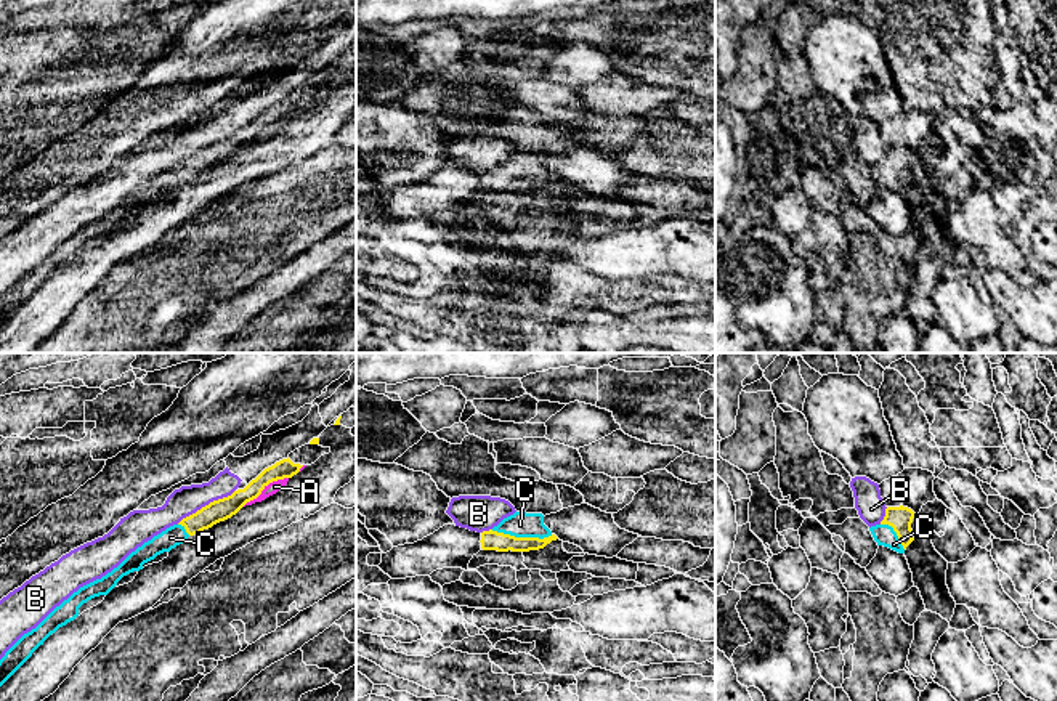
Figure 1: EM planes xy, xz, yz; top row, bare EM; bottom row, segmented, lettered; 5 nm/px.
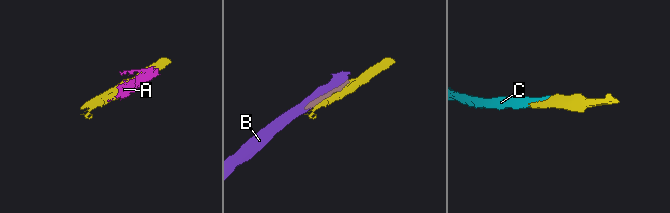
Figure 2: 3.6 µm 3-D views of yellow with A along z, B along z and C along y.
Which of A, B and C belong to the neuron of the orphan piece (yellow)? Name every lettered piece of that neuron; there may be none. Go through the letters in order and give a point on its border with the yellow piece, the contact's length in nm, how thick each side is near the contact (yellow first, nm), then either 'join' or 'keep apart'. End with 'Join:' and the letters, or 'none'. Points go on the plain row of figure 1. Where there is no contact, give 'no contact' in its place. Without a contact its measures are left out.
A: contact xy (263, 129); length 280 nm; calibres 110 and 60 nm; keep apart
B: contact xy (206, 146); length 340 nm; calibres 110 and 150 nm; keep apart
C: contact xz (522, 178); length 320 nm; calibres 100 and 130 nm; join
Join: C

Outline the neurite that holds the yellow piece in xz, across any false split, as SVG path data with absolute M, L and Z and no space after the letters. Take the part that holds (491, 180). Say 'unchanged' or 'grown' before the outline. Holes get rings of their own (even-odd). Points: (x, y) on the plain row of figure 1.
grown | M515 152L497 167L481 173L481 189L529 192L544 189L558 178L544 165L542 154Z

